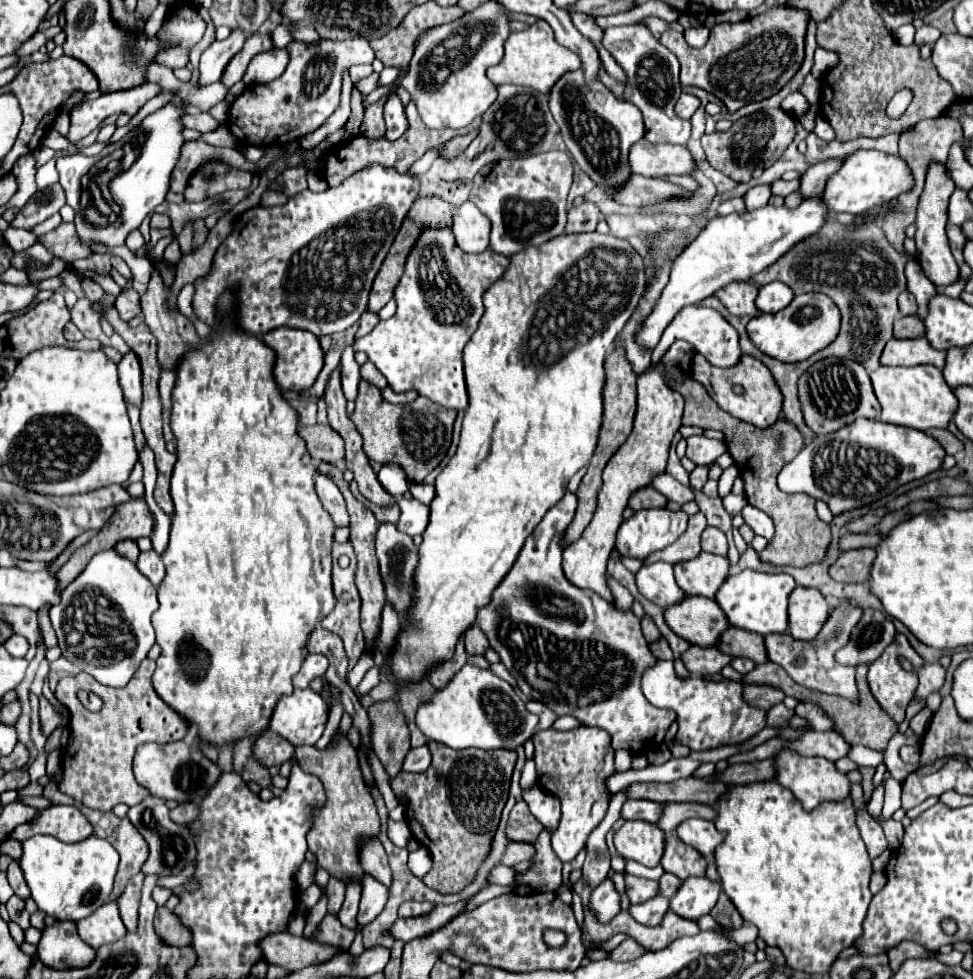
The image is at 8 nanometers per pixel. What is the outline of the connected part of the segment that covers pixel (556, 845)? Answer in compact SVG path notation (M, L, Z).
M579 727L571 731L545 729L533 737L539 785L561 801L561 823L551 837L553 851L565 863L585 847L589 833L603 821L609 807L607 777L615 773L611 737L599 727Z

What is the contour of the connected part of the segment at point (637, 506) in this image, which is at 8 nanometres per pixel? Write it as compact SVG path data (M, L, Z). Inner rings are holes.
M645 487L639 489L637 493L633 493L633 497L629 499L629 507L633 511L641 511L641 509L651 509L651 507L665 507L667 505L667 497L663 497L657 489L653 487Z

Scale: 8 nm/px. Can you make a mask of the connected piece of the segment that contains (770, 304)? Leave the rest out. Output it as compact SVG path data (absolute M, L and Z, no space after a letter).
M773 281L759 289L755 305L761 313L775 313L785 309L791 303L791 299L793 299L793 291L787 285Z

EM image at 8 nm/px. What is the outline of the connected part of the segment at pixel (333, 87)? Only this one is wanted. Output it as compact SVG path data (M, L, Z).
M367 39L321 41L319 45L293 41L287 49L291 61L285 73L271 83L245 89L231 105L229 129L245 145L287 145L313 133L339 107L343 69L375 59Z

